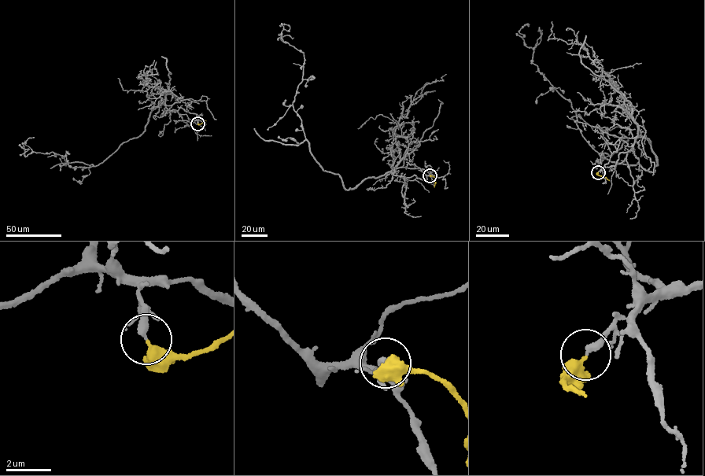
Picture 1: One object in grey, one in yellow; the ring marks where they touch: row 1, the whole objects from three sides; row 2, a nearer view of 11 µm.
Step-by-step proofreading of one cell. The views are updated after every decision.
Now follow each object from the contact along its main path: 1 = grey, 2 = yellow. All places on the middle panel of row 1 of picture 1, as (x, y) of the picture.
1: (430, 175), (388, 171), (348, 190), (323, 170), (293, 106), (303, 53), (279, 26)
2: (430, 175), (435, 178), (434, 187)

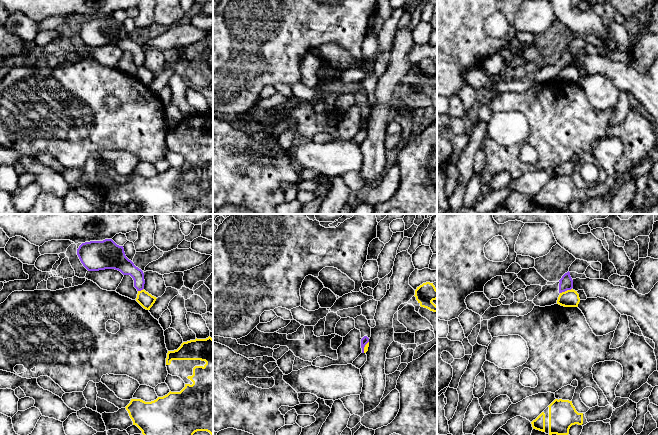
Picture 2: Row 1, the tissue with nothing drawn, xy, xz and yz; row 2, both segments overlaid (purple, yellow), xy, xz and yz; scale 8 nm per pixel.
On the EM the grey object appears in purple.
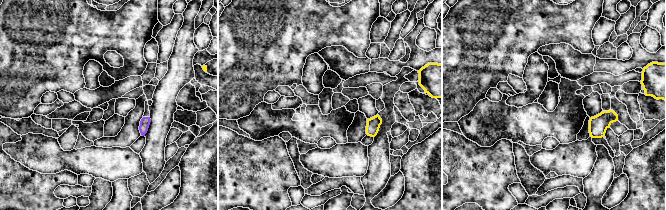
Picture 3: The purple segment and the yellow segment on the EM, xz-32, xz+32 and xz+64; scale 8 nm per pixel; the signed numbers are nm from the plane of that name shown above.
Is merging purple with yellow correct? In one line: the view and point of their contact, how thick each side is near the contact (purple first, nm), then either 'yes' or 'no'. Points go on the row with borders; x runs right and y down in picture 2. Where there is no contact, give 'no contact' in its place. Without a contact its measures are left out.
meets purple in yz at (565, 290); 110 nm thick on the purple side, 140 nm on the other; no

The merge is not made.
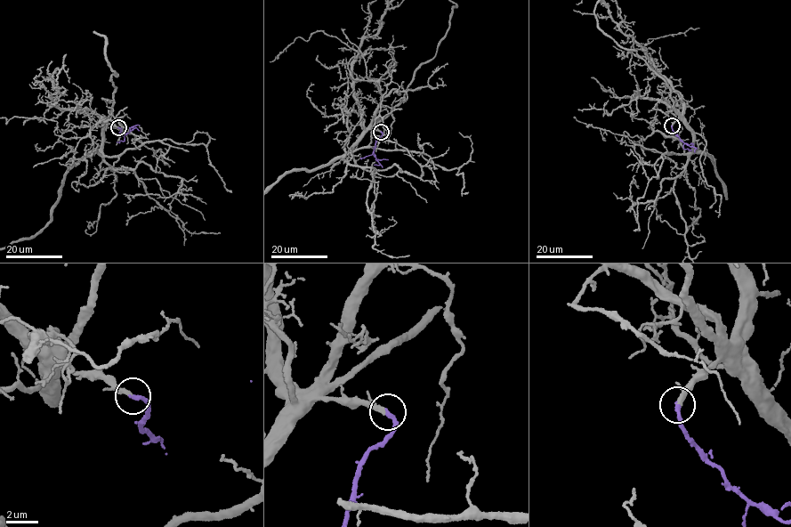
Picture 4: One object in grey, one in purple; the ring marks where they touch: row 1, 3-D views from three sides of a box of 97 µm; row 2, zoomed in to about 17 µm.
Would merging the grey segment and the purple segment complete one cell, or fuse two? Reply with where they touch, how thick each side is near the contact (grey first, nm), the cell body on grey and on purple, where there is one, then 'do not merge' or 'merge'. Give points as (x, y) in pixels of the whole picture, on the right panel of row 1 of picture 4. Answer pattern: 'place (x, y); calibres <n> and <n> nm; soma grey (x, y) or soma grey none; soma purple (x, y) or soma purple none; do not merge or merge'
place (672, 125); calibres 320 and 280 nm; soma grey none; soma purple none; merge

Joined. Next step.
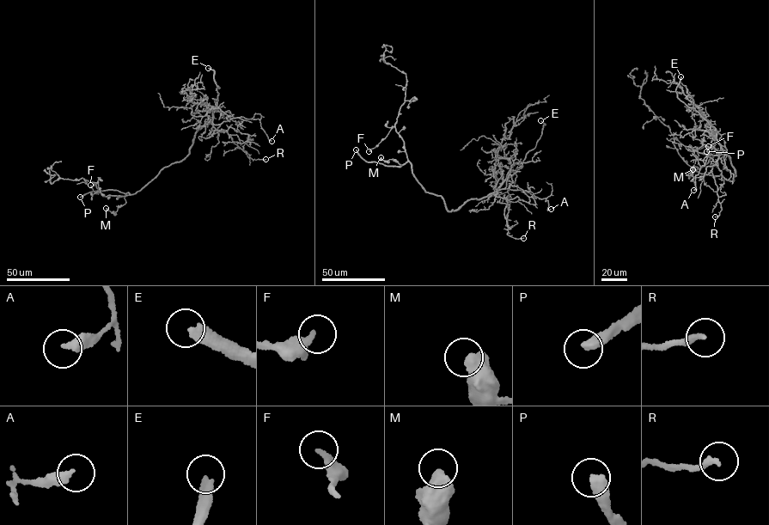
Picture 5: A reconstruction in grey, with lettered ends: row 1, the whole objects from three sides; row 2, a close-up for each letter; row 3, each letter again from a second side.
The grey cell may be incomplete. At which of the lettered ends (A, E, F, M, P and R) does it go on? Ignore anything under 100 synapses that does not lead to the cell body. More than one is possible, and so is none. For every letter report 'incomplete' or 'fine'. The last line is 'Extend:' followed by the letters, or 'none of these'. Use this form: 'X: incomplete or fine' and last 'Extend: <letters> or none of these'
A: fine
E: incomplete
F: fine
M: fine
P: incomplete
R: fine
Extend: E, P

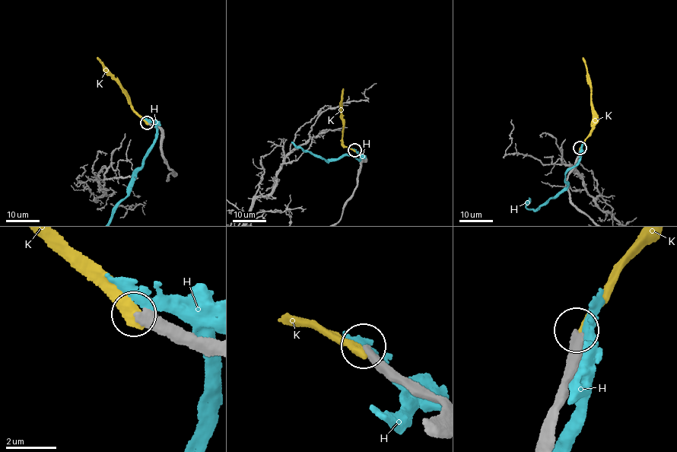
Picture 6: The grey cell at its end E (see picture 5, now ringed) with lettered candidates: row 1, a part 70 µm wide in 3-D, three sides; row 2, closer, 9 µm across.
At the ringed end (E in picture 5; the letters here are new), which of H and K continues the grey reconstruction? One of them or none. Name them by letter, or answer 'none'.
none

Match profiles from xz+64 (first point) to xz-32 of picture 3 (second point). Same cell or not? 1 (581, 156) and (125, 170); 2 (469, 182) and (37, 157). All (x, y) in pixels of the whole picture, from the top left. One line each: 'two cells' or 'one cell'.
1: one cell
2: two cells

